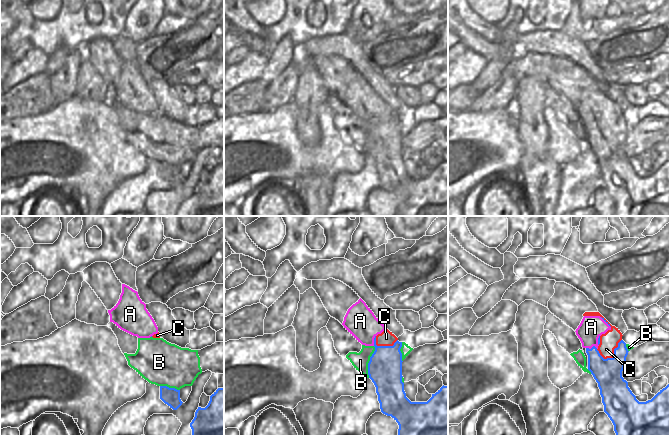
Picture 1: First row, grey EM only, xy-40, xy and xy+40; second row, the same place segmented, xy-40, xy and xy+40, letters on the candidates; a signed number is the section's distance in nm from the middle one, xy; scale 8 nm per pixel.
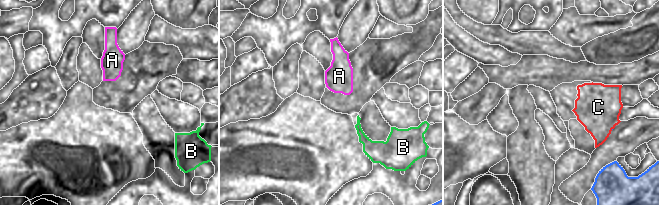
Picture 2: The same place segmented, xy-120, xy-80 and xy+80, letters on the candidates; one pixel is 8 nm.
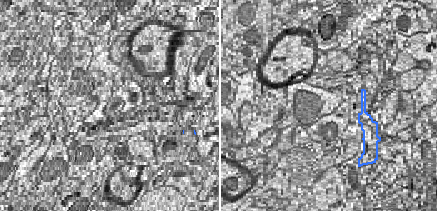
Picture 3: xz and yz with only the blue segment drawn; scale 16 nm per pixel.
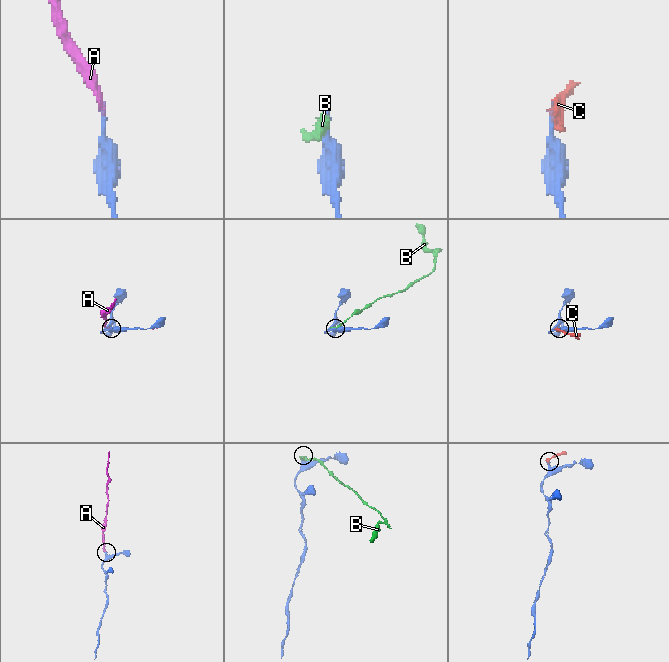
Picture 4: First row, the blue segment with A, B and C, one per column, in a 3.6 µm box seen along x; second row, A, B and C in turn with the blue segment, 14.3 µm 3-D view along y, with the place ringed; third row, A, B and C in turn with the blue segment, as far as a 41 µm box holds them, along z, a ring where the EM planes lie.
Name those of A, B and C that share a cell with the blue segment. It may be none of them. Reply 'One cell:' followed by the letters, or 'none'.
One cell: A

